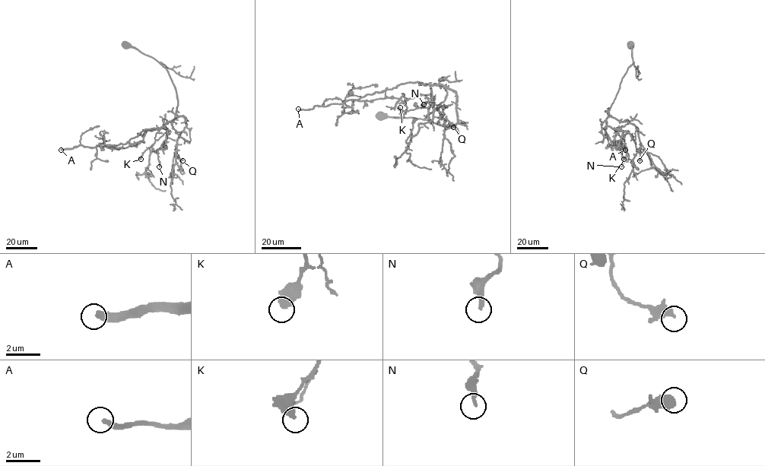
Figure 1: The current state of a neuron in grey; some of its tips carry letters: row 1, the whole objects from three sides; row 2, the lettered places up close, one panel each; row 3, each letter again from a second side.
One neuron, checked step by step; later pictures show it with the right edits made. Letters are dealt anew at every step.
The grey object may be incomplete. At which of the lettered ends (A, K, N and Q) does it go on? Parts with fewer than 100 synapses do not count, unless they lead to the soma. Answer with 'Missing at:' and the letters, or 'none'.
Missing at: A

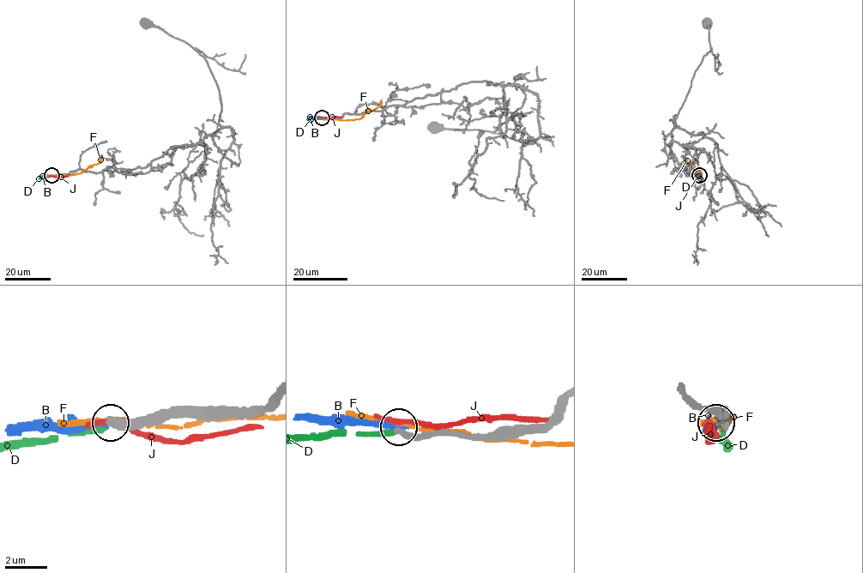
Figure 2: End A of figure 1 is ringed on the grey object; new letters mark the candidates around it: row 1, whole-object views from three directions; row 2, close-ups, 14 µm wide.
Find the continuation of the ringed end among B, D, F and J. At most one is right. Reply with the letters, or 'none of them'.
B

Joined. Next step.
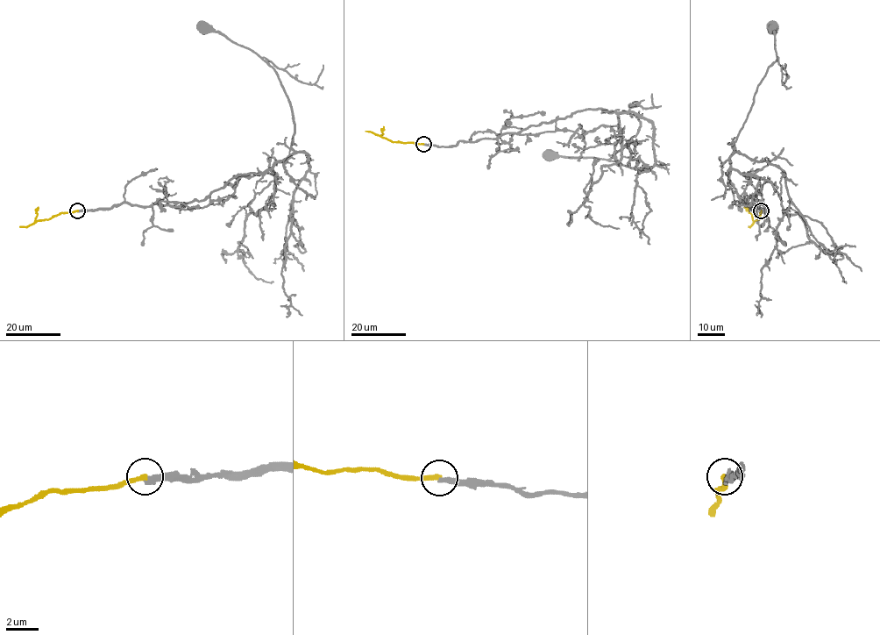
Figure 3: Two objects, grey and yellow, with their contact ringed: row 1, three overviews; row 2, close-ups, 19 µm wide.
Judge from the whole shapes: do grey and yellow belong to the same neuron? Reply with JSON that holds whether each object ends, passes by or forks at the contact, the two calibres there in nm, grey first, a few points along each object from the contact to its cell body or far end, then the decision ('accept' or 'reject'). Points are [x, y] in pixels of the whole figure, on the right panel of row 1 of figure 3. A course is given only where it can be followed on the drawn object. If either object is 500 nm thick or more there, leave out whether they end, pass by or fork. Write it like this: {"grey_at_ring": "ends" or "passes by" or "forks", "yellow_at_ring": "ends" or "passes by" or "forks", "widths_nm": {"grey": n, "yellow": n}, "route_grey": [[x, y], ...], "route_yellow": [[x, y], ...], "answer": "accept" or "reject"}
{"grey_at_ring": "ends", "yellow_at_ring": "ends", "widths_nm": {"grey": 360, "yellow": 300}, "route_grey": [[762, 210], [759, 203], [747, 206], [740, 201], [727, 174], [734, 143], [757, 88], [777, 60], [772, 29]], "route_yellow": [[761, 210], [759, 219], [748, 226]], "answer": "reject"}

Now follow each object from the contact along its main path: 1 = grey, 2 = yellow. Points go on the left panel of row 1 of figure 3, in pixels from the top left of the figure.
1: (78, 210), (203, 201), (231, 179), (270, 170), (294, 152), (292, 106), (274, 69), (250, 49), (203, 29)
2: (78, 210), (20, 226)

